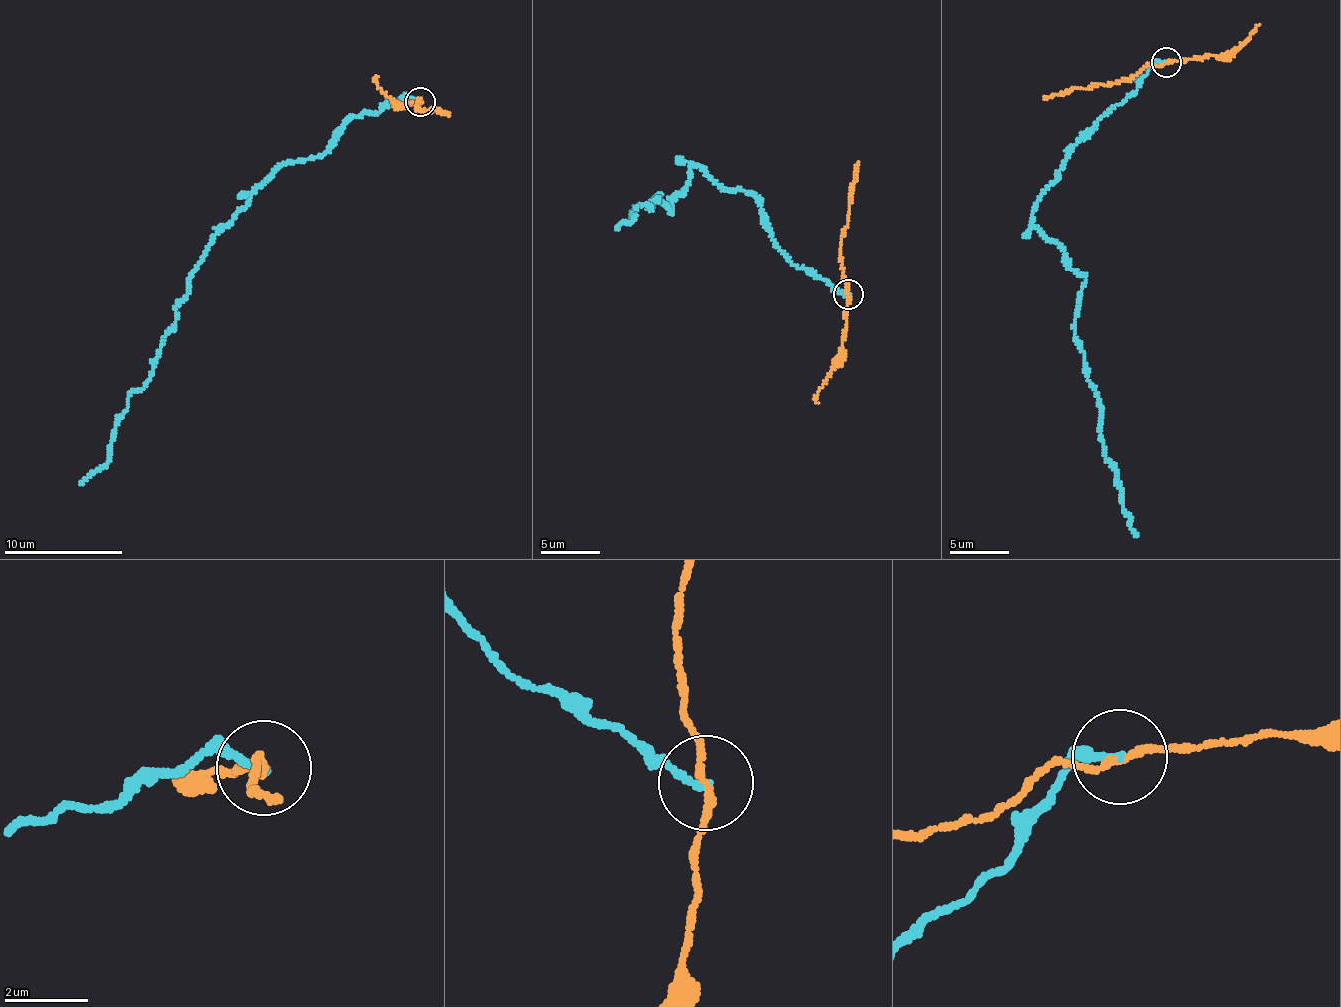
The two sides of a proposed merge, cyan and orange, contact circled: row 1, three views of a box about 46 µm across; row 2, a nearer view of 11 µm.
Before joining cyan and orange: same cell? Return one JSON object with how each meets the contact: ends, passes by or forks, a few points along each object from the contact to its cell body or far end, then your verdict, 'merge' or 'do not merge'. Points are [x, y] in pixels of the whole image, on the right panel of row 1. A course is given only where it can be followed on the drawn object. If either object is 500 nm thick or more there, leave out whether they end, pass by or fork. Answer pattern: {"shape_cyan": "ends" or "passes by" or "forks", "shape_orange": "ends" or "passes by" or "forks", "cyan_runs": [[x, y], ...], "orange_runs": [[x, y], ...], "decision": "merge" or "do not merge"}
{"shape_cyan": "ends", "shape_orange": "passes by", "cyan_runs": [[1165, 63], [1156, 63], [1066, 158], [1031, 218], [1085, 280], [1075, 333], [1098, 399], [1106, 458], [1137, 536]], "orange_runs": [[1165, 63], [1143, 66], [1113, 83], [1071, 88], [1044, 99]], "decision": "do not merge"}

